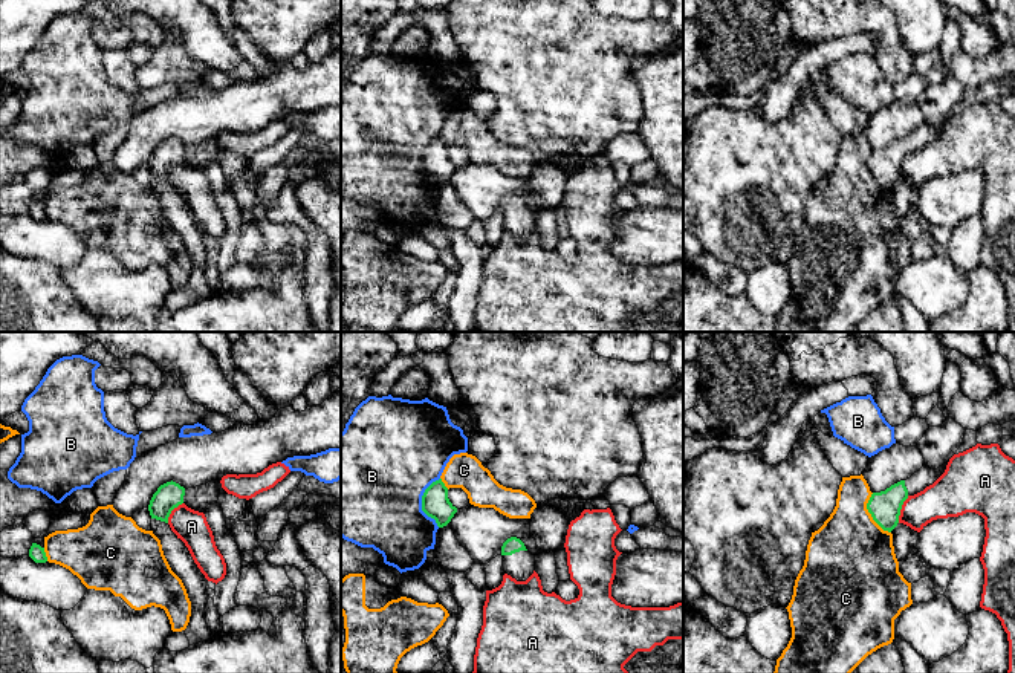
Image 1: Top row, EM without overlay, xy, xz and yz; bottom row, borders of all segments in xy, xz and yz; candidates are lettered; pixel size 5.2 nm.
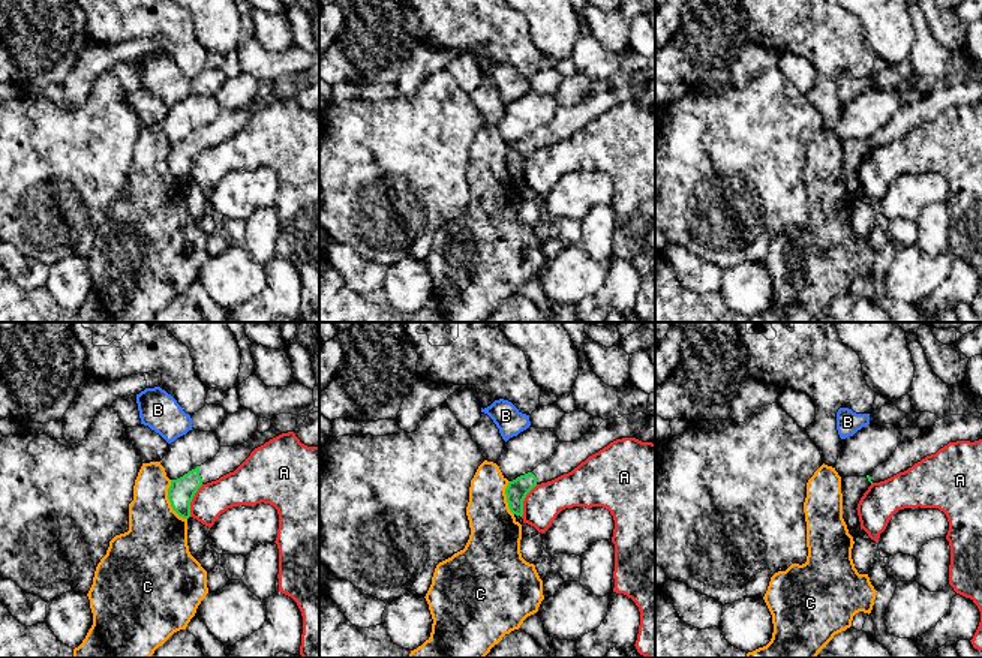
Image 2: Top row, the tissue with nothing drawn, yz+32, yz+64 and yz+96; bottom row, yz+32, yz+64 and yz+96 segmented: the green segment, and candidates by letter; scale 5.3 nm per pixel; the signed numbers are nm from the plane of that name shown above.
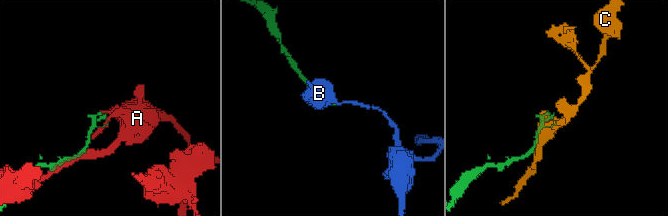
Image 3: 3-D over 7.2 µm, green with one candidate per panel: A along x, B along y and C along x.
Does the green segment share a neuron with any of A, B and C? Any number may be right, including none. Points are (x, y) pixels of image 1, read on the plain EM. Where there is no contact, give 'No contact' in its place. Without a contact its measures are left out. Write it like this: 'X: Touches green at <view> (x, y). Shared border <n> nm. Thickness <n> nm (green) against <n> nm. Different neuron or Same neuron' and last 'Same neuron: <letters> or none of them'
A: Touches green at yz (901, 165). Shared border 160 nm. Thickness 160 nm (green) against 200 nm. Different neuron
B: Touches green at xz (422, 159). Shared border 260 nm. Thickness 140 nm (green) against 500 nm. Different neuron
C: Touches green at yz (870, 170). Shared border 240 nm. Thickness 160 nm (green) against 440 nm. Different neuron
Same neuron: none of them

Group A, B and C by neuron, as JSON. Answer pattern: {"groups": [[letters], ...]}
{"groups": [["A"], ["B"], ["C"]]}

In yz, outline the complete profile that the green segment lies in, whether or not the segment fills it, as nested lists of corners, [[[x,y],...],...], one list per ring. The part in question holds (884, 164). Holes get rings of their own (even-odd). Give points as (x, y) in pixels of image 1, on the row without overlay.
[[[946,121],[937,127],[931,127],[928,122],[923,122],[917,130],[910,136],[900,138],[885,148],[873,150],[867,167],[871,171],[873,177],[884,187],[891,190],[897,180],[903,159],[926,144],[932,142],[946,127]]]

